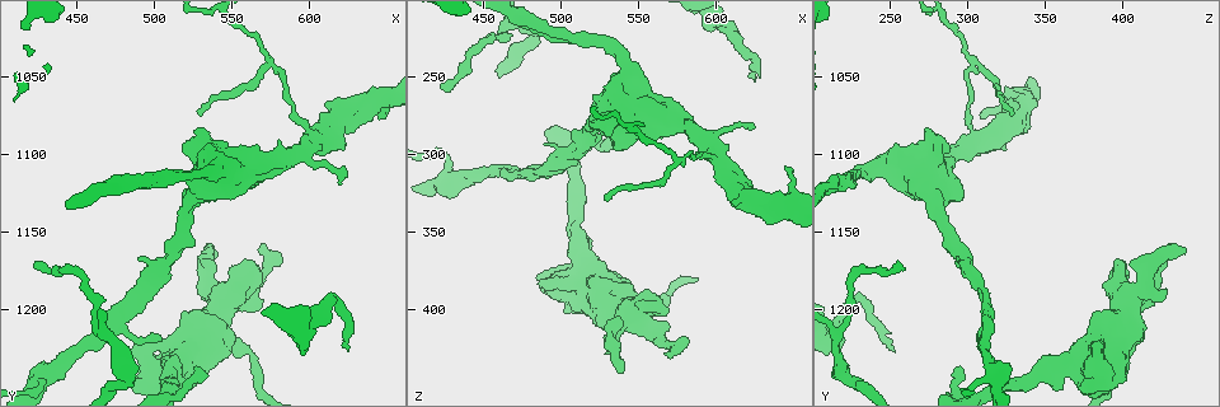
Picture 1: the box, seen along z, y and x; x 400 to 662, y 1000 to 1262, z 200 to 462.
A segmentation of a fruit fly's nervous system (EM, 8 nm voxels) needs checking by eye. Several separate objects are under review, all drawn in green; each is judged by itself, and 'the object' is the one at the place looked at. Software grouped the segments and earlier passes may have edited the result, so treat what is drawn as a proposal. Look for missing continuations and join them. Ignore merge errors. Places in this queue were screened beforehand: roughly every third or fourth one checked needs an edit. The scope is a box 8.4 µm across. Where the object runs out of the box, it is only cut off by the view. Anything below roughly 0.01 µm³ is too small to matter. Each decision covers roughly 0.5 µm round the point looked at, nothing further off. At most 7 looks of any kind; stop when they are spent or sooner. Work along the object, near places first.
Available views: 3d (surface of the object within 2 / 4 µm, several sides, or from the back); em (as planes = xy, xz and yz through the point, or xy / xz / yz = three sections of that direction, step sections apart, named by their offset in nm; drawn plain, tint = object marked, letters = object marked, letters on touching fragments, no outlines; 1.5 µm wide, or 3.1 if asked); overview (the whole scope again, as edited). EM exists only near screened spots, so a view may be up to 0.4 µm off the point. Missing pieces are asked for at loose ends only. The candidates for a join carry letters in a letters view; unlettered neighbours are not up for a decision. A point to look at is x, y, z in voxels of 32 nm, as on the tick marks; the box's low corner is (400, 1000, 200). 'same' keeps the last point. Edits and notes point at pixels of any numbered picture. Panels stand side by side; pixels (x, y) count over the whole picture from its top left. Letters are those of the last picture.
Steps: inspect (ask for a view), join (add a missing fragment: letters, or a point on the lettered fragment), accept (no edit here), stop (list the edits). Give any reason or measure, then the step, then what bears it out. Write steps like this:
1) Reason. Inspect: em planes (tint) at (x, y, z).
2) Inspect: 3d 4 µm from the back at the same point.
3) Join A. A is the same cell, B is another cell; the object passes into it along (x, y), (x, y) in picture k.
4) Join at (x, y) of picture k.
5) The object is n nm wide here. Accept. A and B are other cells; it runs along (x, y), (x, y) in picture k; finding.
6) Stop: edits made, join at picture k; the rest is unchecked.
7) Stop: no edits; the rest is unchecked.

An open end. Inspect: em yz step 4 (letters) at (422, 1172, 258).

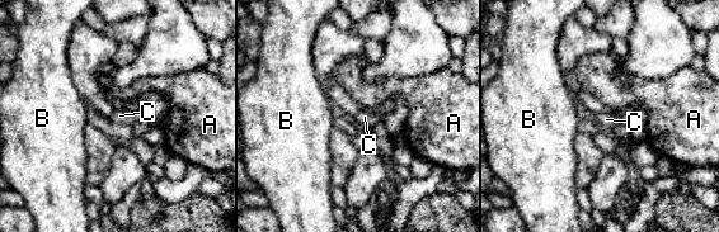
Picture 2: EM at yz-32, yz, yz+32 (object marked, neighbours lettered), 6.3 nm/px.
Another direction. Inspect: em planes (letters) at the same point.

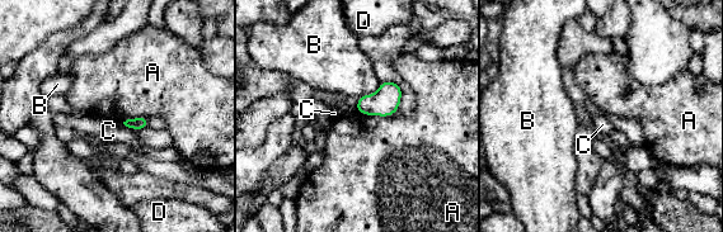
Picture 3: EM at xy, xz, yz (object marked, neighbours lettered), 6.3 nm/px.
The longest contact is with A, 240 nm. Accept. A, B, C and D are other cells; a border runs along (357, 110), (379, 116), (395, 113) in picture 3; no lettered fragment goes on from it.

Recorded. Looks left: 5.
Thin end. Inspect: em planes (letters) at (622, 1120, 284).

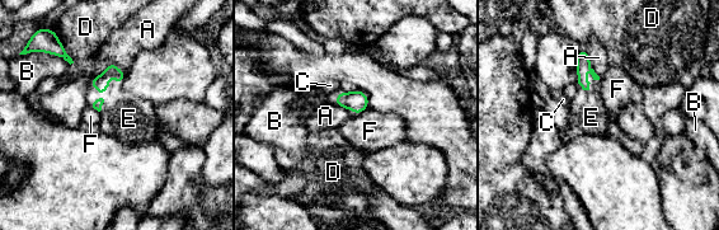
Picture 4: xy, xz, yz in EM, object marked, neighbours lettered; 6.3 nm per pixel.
Join E. E is the same cell, A, B, C, D and F are other cells; the object passes into it along (100, 83), (103, 90), (128, 118) in picture 4; the cell continues.

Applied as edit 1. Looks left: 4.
Free end. Inspect: em yz step 4 (letters) at (624, 1224, 252).

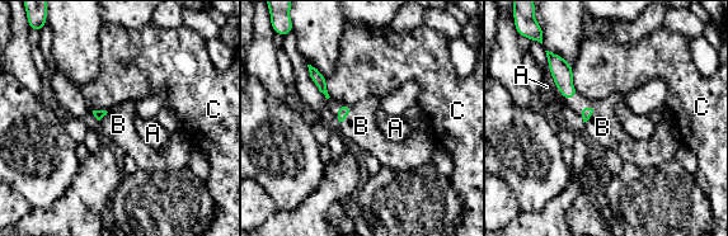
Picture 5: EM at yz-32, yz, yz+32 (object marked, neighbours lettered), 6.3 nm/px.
Join B. B is the same cell, A and C are other cells; the cell continues.

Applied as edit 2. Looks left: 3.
Stop: edits made, join at picture 4, join at picture 5; the rest is unchecked.

